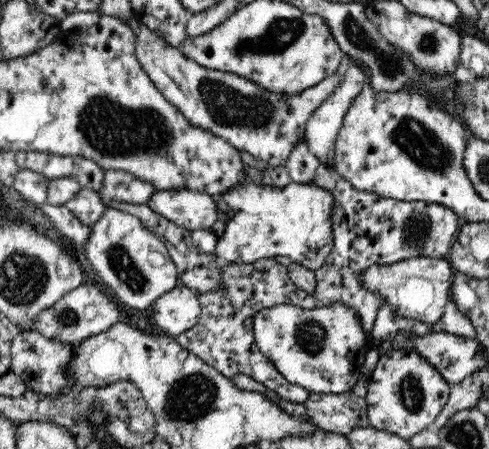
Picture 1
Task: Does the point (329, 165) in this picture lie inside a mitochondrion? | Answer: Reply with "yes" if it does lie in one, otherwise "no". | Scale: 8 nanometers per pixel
no

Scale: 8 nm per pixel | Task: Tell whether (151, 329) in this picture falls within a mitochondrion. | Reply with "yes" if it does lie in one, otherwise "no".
no

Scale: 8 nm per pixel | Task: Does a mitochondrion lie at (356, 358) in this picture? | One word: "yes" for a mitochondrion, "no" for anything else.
no

